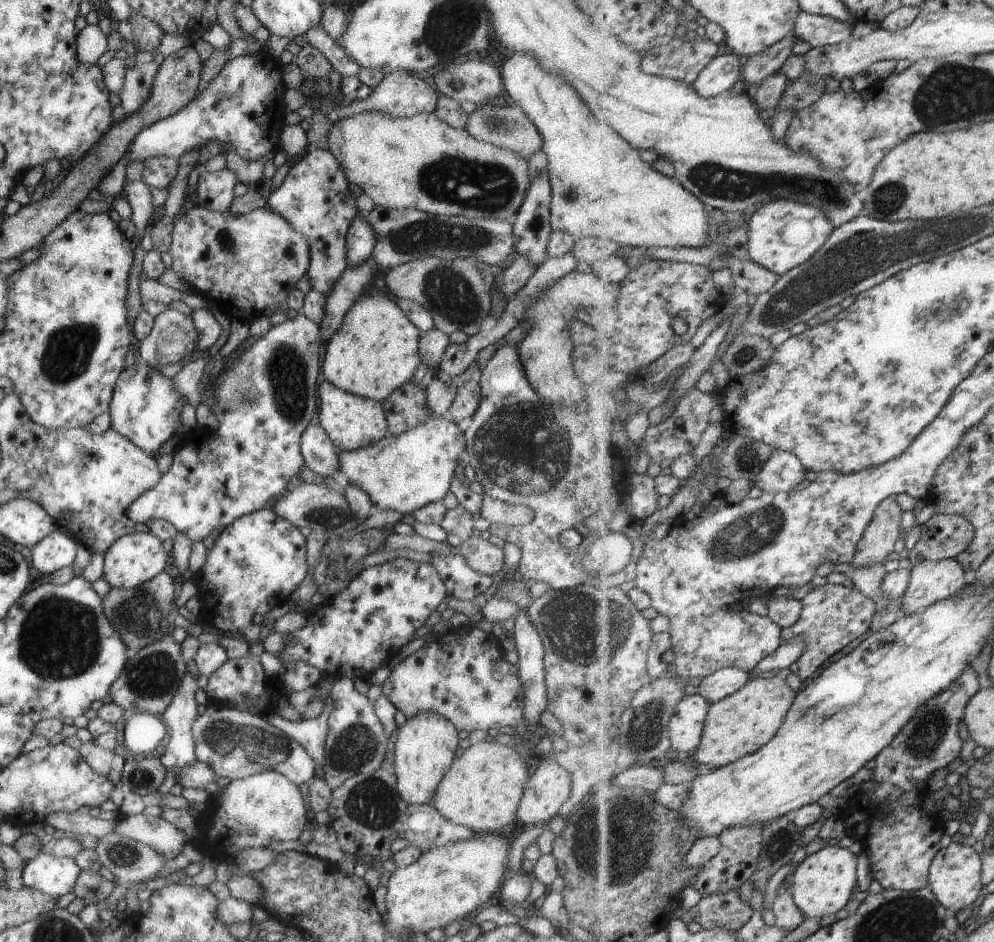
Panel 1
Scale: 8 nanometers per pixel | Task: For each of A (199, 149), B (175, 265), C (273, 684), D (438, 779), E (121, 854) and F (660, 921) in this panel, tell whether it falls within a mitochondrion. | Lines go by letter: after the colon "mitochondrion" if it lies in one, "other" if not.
A: other
B: other
C: other
D: other
E: mitochondrion
F: other

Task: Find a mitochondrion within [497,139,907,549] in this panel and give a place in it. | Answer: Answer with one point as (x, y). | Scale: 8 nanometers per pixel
(717, 181)

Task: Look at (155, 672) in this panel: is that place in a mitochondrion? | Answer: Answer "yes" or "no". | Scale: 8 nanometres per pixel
yes

